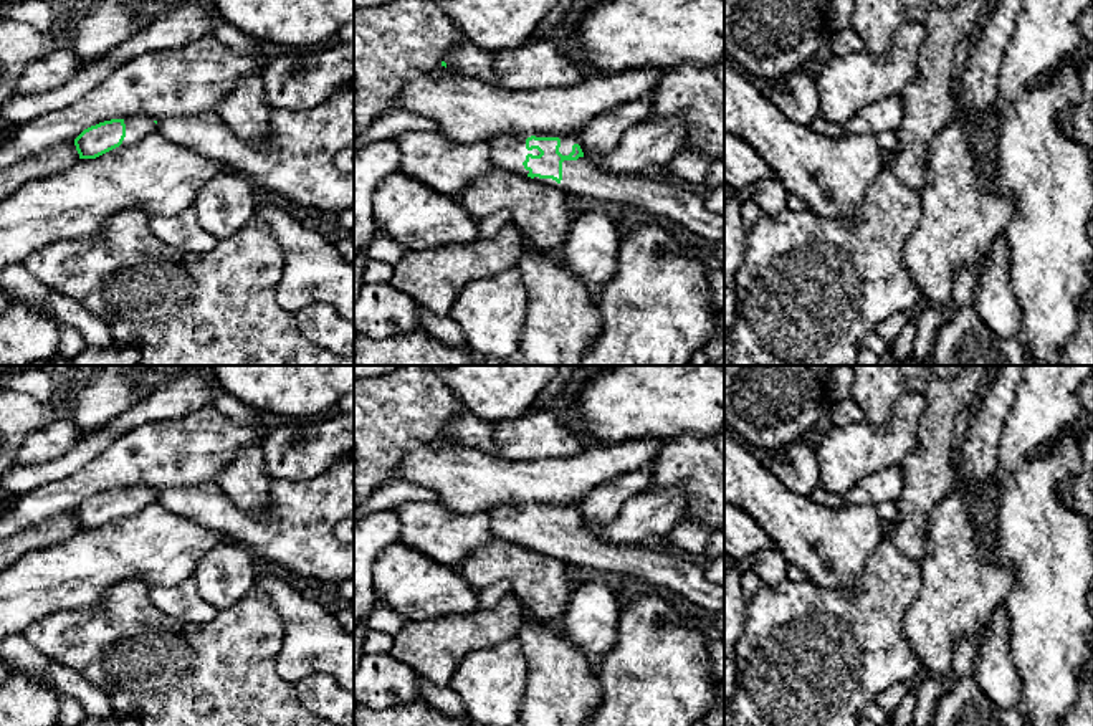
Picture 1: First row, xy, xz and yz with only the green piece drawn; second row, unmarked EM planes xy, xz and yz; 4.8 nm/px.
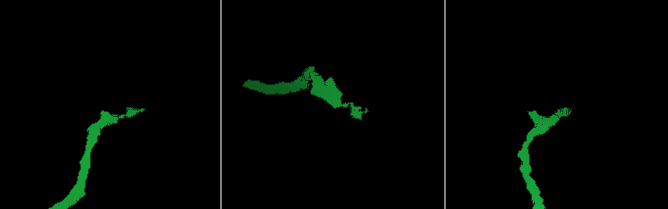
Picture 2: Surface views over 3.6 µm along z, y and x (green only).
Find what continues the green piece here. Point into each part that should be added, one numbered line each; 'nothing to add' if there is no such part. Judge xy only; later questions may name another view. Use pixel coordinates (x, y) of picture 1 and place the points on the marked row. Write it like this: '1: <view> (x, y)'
1: xy (138, 128)

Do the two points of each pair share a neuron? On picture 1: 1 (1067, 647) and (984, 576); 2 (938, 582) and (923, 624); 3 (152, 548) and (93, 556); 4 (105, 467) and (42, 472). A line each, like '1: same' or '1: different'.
1: different
2: same
3: same
4: different

